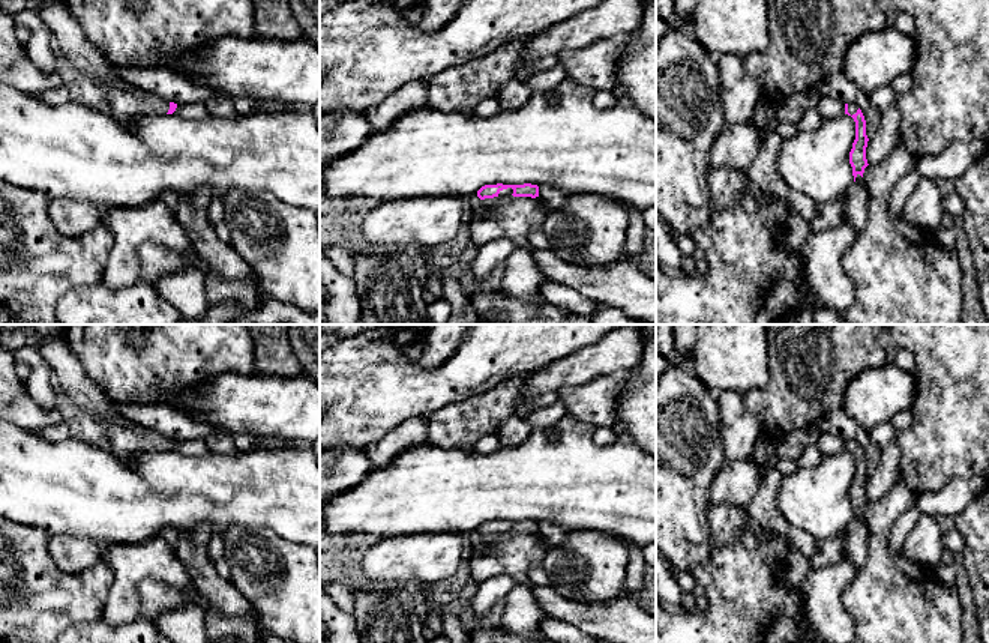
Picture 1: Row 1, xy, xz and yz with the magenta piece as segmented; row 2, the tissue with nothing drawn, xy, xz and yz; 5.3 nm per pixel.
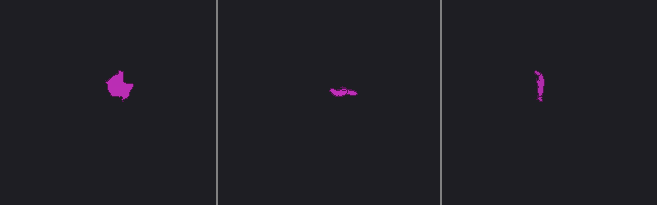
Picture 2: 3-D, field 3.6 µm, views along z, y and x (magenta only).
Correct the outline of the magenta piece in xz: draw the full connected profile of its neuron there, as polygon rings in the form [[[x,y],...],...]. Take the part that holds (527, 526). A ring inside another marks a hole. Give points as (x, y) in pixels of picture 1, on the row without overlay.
[[[531,520],[524,521],[485,521],[477,527],[480,536],[494,533],[539,533],[539,523]]]

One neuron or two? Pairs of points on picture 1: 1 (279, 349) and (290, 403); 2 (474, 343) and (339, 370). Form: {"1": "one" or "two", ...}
{"1": "two", "2": "one"}

